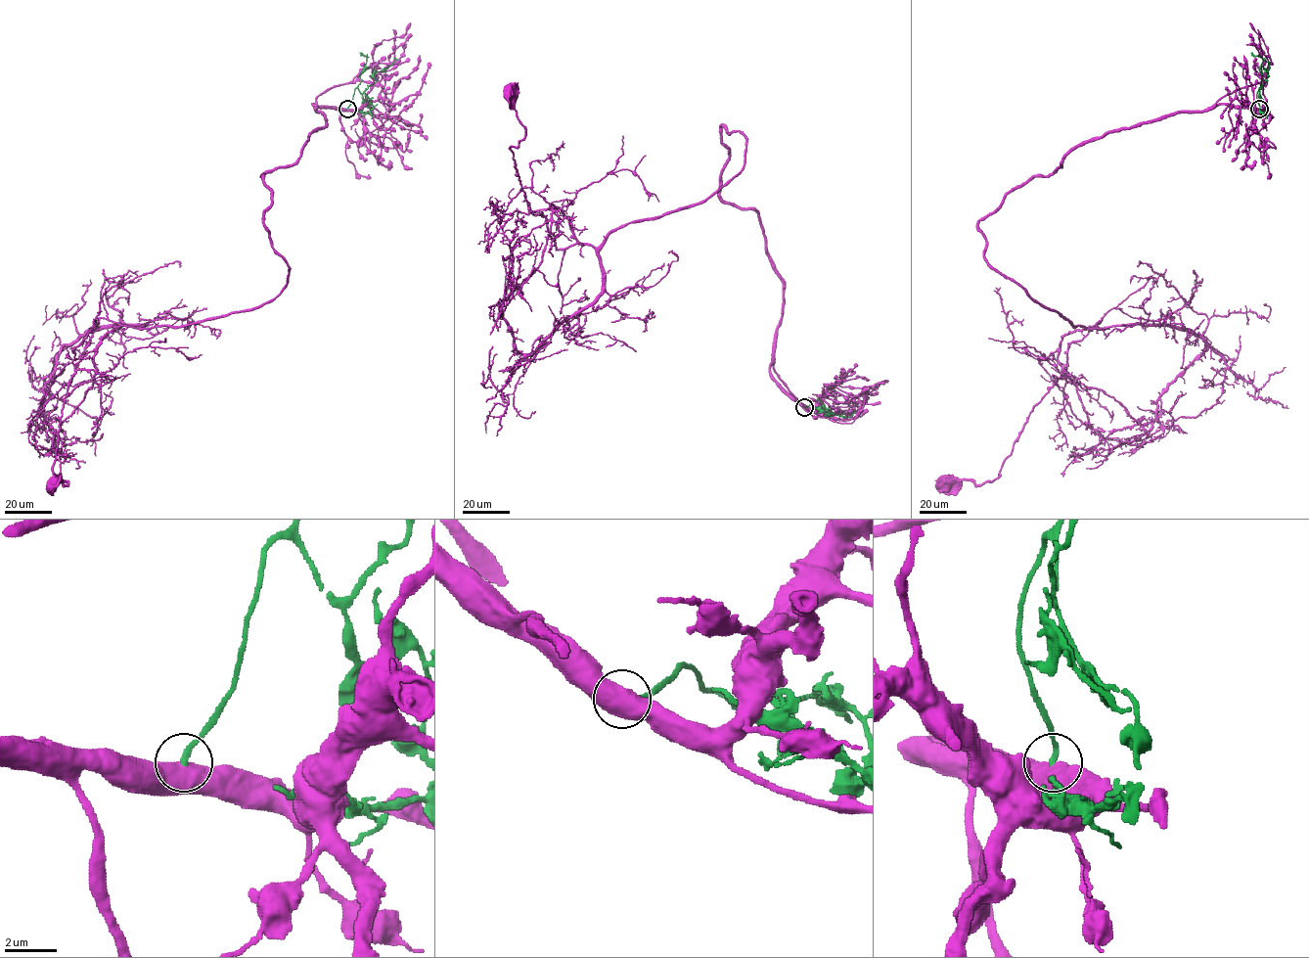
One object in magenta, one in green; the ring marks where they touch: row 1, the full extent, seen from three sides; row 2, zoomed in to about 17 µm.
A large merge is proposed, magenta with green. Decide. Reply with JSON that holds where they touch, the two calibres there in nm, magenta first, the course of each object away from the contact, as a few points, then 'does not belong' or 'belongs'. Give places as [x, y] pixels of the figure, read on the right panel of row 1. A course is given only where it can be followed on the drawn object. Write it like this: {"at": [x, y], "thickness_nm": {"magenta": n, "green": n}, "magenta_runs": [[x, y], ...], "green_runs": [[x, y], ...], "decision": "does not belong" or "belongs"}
{"at": [1259, 109], "thickness_nm": {"magenta": 750, "green": 200}, "magenta_runs": [[1259, 109], [1083, 141], [978, 223], [991, 266], [1100, 329], [1061, 338], [1064, 373], [999, 476], [945, 483]], "green_runs": [[1259, 108], [1257, 90], [1259, 88], [1259, 93], [1266, 81], [1269, 63], [1262, 59]], "decision": "does not belong"}

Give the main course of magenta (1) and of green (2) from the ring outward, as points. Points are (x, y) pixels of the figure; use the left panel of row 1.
1: (347, 109), (312, 105), (326, 124), (262, 176), (287, 286), (107, 334), (70, 379), (52, 483)
2: (347, 108), (354, 90), (357, 88), (362, 93), (376, 81), (376, 71), (385, 69), (397, 59)

